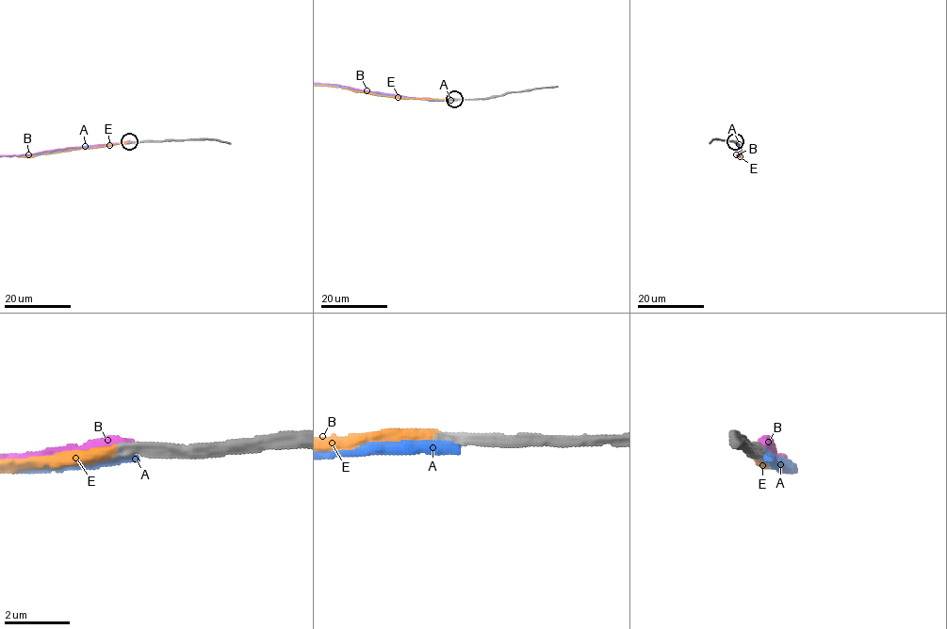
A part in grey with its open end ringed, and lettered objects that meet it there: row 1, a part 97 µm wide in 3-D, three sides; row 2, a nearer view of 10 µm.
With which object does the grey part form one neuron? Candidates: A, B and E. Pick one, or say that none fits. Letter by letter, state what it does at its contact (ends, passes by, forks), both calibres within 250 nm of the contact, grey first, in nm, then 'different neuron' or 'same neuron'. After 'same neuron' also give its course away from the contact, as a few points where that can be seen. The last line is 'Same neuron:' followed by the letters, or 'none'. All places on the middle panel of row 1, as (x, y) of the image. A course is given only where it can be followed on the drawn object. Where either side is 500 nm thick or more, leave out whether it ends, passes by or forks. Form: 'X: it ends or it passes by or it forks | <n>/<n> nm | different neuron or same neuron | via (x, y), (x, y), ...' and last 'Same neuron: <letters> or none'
A: it ends | 340/380 nm | different neuron
B: it ends | 340/440 nm | different neuron
E: it ends | 280/340 nm | same neuron
Same neuron: E

